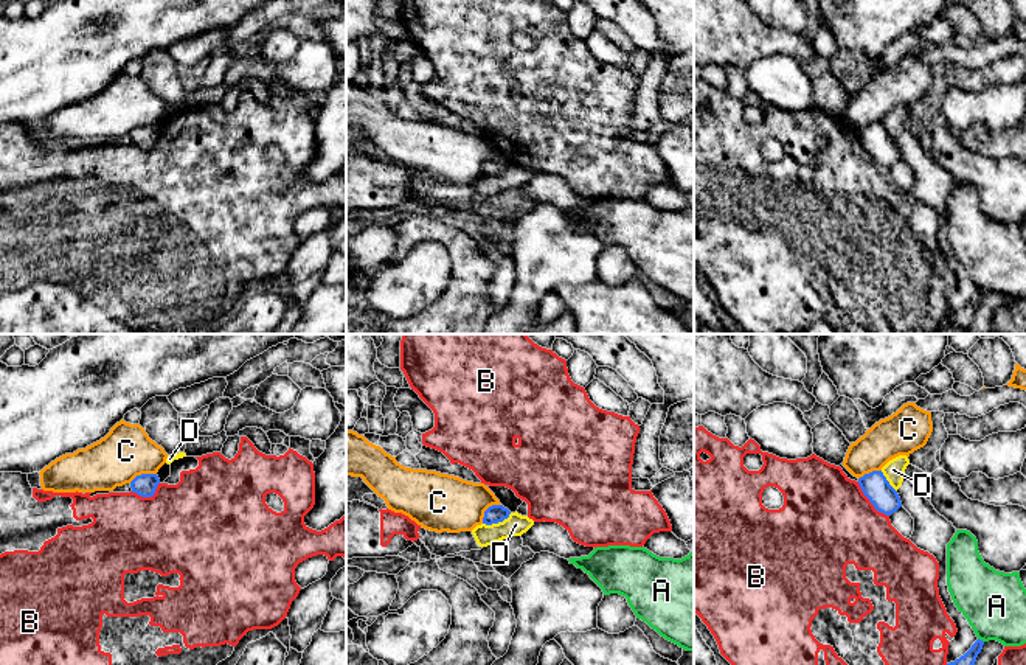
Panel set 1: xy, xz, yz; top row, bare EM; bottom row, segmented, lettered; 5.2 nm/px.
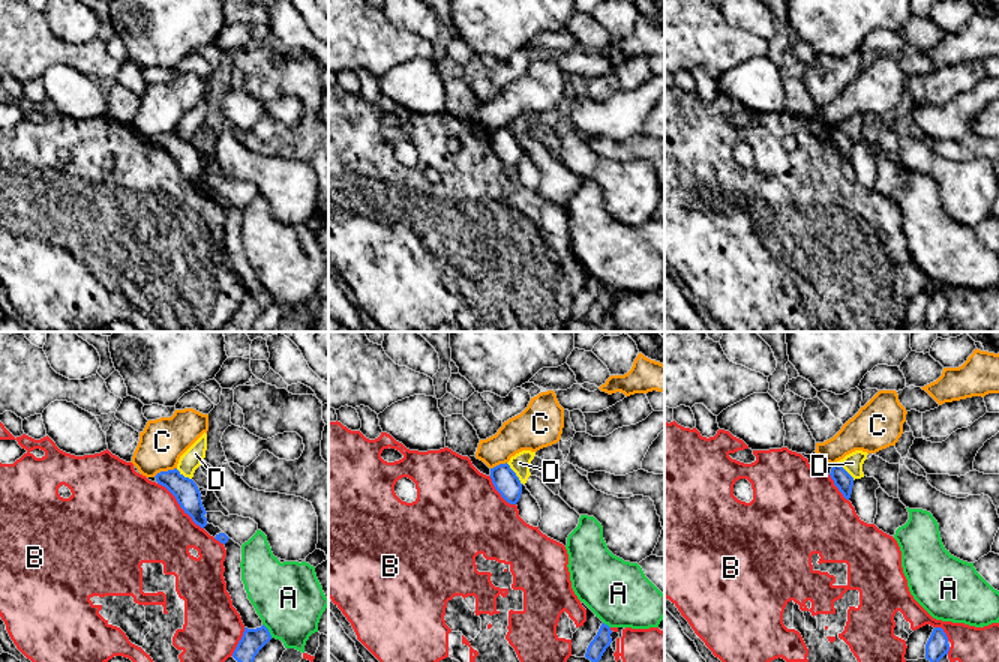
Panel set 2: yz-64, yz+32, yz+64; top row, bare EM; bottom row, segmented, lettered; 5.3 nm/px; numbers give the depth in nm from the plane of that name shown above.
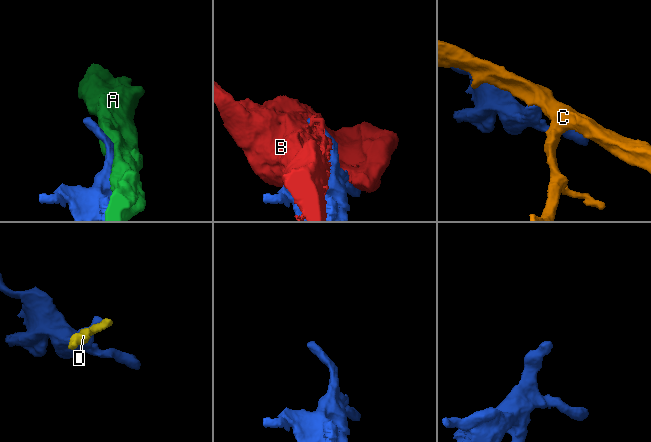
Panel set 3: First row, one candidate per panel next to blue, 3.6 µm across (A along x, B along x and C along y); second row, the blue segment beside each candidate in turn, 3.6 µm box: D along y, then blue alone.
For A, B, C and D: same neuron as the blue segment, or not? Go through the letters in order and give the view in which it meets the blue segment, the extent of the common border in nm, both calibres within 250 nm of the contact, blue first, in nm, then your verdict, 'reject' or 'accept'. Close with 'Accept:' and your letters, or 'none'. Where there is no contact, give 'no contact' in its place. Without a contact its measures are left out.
A: yz | 40 nm | 70/320 nm | reject
B: yz | 240 nm | 140/480 nm | reject
C: xz | 140 nm | 100/300 nm | reject
D: xz | 160 nm | 100/110 nm | reject
Accept: none

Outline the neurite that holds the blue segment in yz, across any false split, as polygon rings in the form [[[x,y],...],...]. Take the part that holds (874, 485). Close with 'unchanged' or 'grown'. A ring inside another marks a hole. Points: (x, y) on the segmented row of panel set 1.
[[[882,471],[865,474],[858,479],[858,485],[863,494],[880,513],[891,516],[902,507],[897,491],[889,485]]]; unchanged

